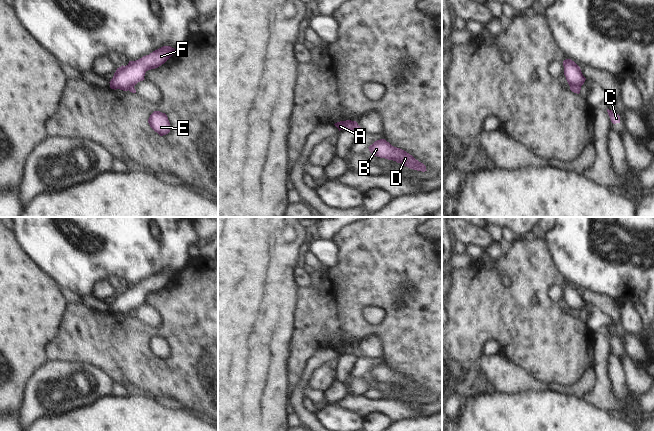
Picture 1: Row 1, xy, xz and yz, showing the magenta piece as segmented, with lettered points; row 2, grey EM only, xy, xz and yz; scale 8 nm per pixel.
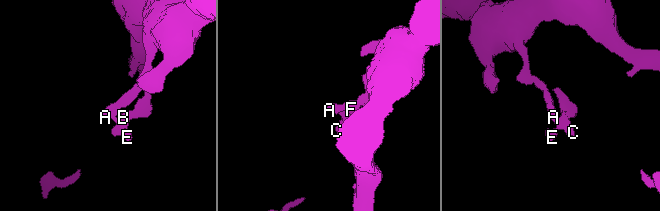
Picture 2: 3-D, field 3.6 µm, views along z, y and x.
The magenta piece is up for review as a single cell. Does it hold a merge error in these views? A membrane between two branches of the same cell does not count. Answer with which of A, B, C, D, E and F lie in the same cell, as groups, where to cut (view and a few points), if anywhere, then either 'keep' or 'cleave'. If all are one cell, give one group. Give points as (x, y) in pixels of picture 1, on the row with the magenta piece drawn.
A F / B C D E | yz (580, 86), (572, 86), (570, 88) | cleave

